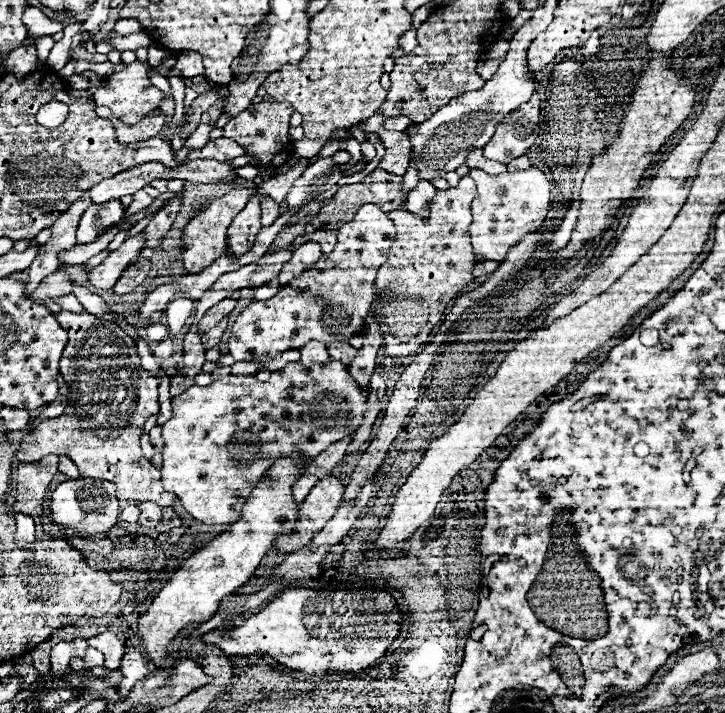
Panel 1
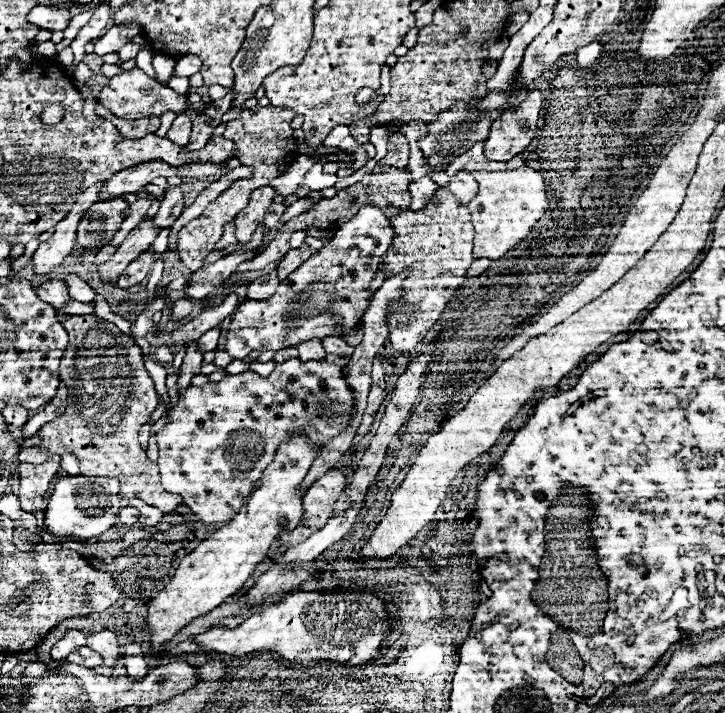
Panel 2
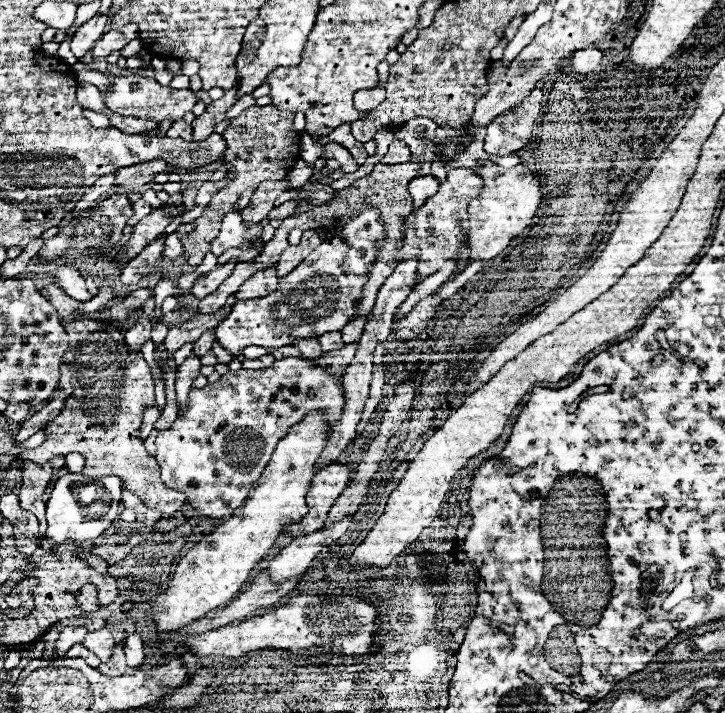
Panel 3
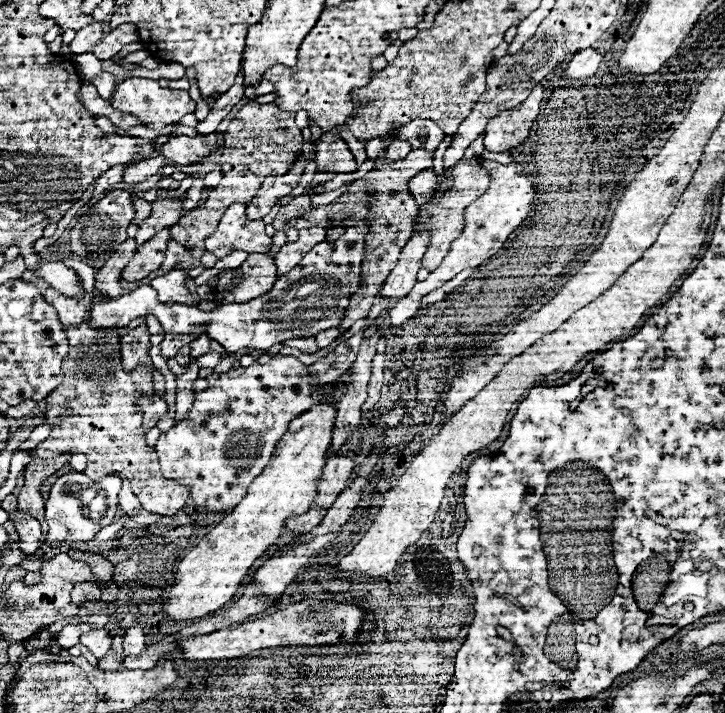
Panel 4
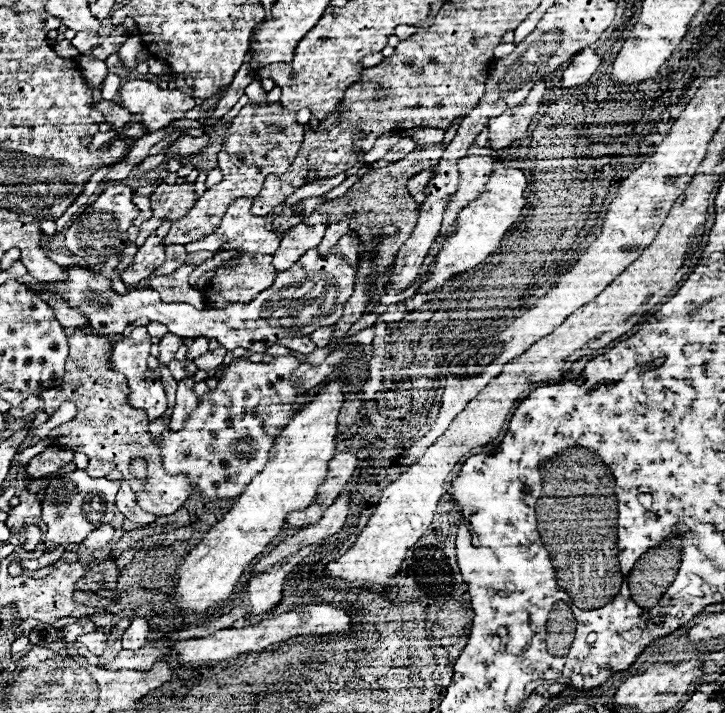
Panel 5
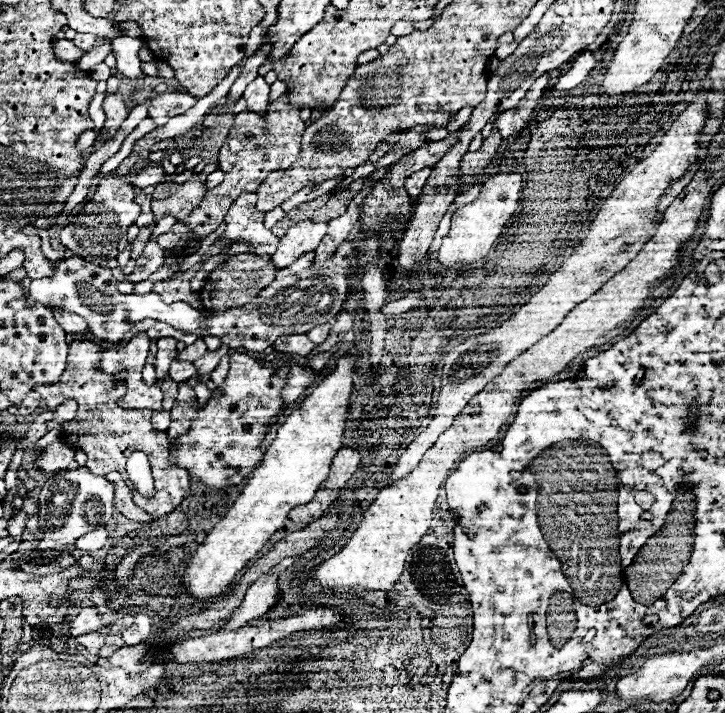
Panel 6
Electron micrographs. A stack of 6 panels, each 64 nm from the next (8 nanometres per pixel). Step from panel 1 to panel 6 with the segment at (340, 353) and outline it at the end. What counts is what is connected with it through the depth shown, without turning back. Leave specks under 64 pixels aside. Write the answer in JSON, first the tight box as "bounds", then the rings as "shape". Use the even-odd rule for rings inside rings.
{"bounds":[308,324,330,344],"shape":[[[322,324],[322,326],[316,326],[314,330],[308,332],[308,338],[314,342],[314,344],[324,344],[326,338],[330,334],[330,324]]]}

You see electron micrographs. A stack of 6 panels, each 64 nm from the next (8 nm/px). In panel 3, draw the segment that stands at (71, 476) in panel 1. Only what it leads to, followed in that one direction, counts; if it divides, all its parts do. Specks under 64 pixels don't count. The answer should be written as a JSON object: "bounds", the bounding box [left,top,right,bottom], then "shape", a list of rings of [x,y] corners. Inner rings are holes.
{"bounds":[66,454,84,474],"shape":[[[66,454],[66,468],[72,472],[72,474],[80,474],[82,468],[84,468],[84,458],[80,454]]]}

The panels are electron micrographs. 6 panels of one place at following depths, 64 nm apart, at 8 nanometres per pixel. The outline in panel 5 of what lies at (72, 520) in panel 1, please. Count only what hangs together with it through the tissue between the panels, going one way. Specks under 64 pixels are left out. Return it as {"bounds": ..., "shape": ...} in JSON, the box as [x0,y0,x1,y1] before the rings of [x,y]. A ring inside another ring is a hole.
{"bounds":[42,470,120,550],"shape":[[[74,470],[70,474],[62,474],[44,490],[42,496],[42,520],[48,522],[48,532],[44,534],[44,546],[54,550],[64,544],[80,544],[86,536],[98,530],[104,524],[110,524],[116,512],[116,494],[120,490],[118,480],[108,478],[90,478],[86,470]]]}

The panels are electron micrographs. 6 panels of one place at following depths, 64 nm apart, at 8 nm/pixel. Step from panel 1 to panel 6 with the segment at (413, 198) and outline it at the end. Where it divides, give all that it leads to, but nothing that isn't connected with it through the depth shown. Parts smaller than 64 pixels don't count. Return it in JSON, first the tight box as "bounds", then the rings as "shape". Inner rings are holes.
{"bounds":[406,168,432,200],"shape":[[[426,168],[426,170],[420,170],[418,174],[412,174],[412,176],[406,180],[406,190],[408,190],[408,194],[410,194],[414,200],[418,200],[420,192],[422,192],[422,186],[426,184],[430,172],[432,172],[432,170]]]}

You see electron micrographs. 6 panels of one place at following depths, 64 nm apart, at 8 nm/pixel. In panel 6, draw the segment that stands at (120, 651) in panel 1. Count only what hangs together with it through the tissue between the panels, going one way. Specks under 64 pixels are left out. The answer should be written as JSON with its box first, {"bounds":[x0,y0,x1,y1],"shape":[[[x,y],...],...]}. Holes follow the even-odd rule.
{"bounds":[74,632,104,654],"shape":[[[88,632],[88,634],[82,634],[78,638],[74,638],[78,644],[82,644],[90,654],[98,654],[100,648],[104,646],[104,634],[102,632]]]}

